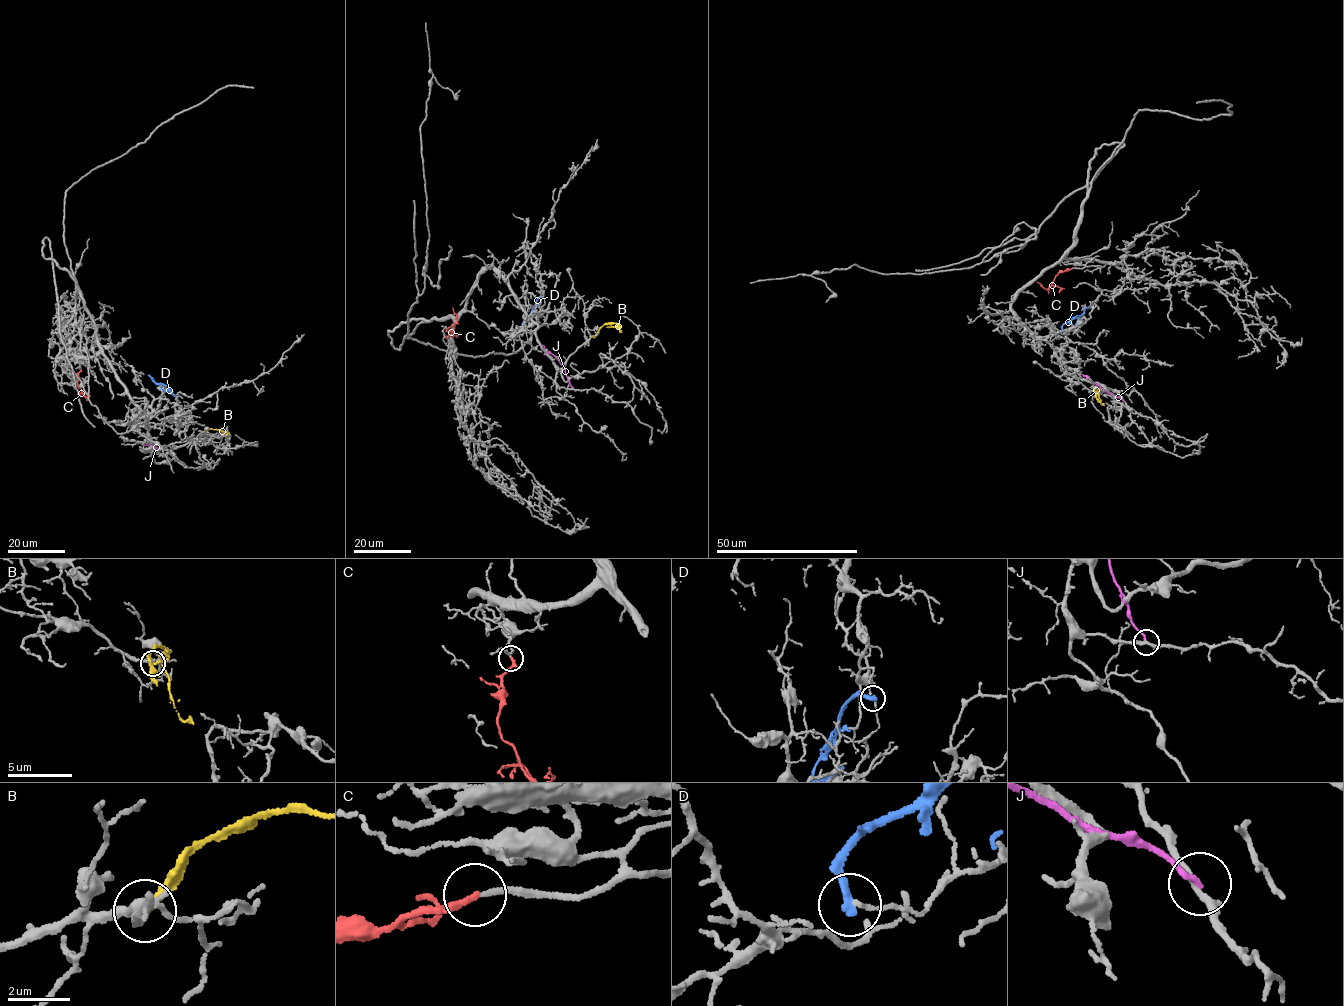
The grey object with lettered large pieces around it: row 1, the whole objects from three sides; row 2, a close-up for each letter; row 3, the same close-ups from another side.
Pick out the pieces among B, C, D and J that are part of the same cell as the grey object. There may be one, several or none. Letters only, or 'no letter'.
C

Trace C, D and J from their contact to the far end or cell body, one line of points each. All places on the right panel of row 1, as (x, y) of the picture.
C: (1072, 268), (1057, 275), (1047, 289), (1037, 282)
D: (1062, 331), (1063, 324), (1083, 314), (1088, 306)
J: (1125, 401), (1104, 391), (1080, 372)

